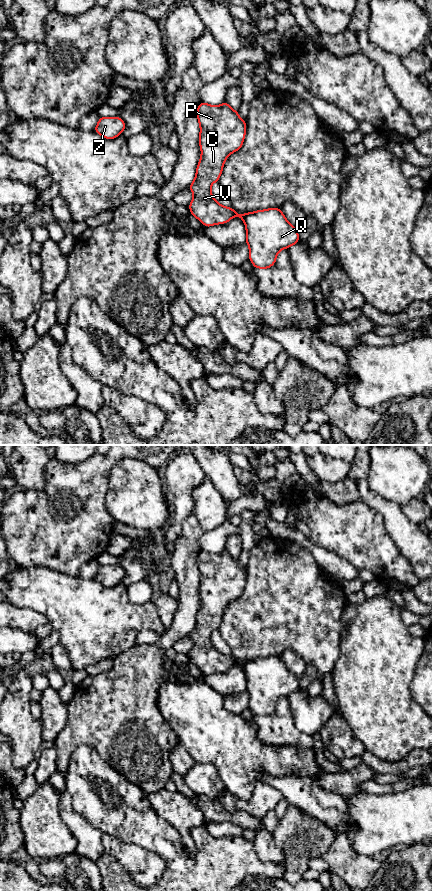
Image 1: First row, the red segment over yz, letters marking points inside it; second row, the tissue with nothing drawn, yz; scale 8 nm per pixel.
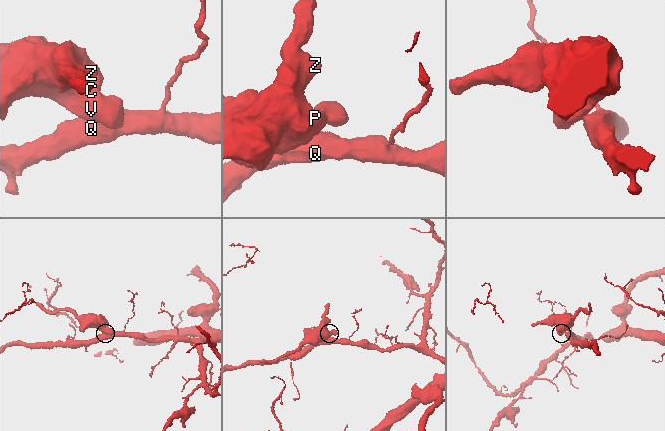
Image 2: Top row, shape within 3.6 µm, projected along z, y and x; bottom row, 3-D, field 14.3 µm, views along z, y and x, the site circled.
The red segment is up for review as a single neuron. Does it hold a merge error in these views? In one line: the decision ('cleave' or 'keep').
cleave

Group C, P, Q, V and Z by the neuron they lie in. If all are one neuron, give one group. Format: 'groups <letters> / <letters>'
groups C P V Z / Q

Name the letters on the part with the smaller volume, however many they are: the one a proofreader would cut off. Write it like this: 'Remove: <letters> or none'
Remove: C, P, V, Z

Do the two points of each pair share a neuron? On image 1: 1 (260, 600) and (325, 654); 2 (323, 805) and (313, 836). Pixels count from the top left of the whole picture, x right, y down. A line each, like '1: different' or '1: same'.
1: same
2: different

